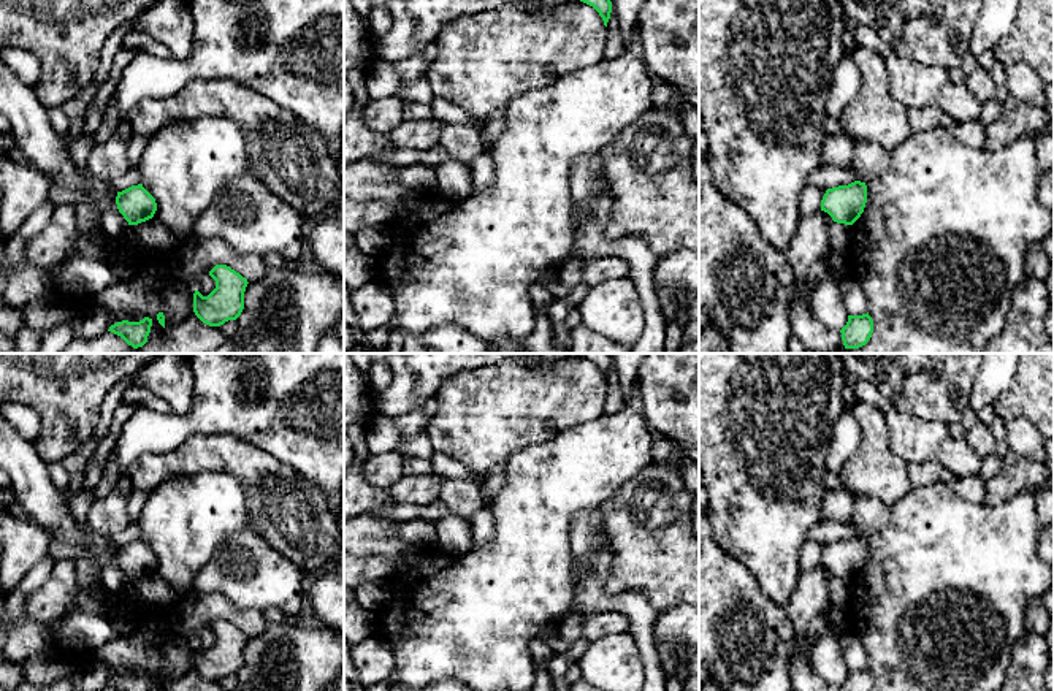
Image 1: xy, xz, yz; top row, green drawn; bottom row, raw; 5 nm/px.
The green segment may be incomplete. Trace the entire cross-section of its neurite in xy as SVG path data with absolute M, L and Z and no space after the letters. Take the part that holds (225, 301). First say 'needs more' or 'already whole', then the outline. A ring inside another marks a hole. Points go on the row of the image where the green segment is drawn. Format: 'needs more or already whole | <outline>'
already whole | M216 265L209 276L216 281L216 288L208 296L195 290L193 312L203 323L220 326L241 315L249 282L227 265Z

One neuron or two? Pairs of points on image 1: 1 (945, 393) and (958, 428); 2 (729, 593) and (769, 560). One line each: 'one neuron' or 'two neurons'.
1: two neurons
2: two neurons

